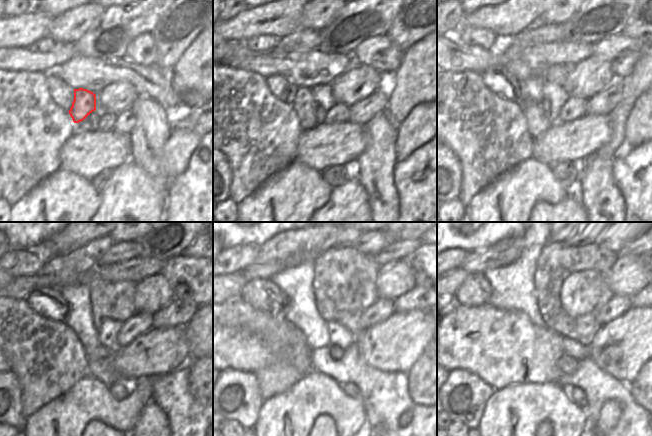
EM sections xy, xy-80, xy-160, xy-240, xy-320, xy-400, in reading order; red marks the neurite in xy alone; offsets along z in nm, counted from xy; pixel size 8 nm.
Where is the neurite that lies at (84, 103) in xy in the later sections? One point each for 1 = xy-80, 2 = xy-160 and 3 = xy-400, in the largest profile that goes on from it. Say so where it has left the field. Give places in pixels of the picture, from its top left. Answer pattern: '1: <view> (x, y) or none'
1: xy-80 (305, 106)
2: xy-160 (538, 122)
3: xy-400 (566, 364)

